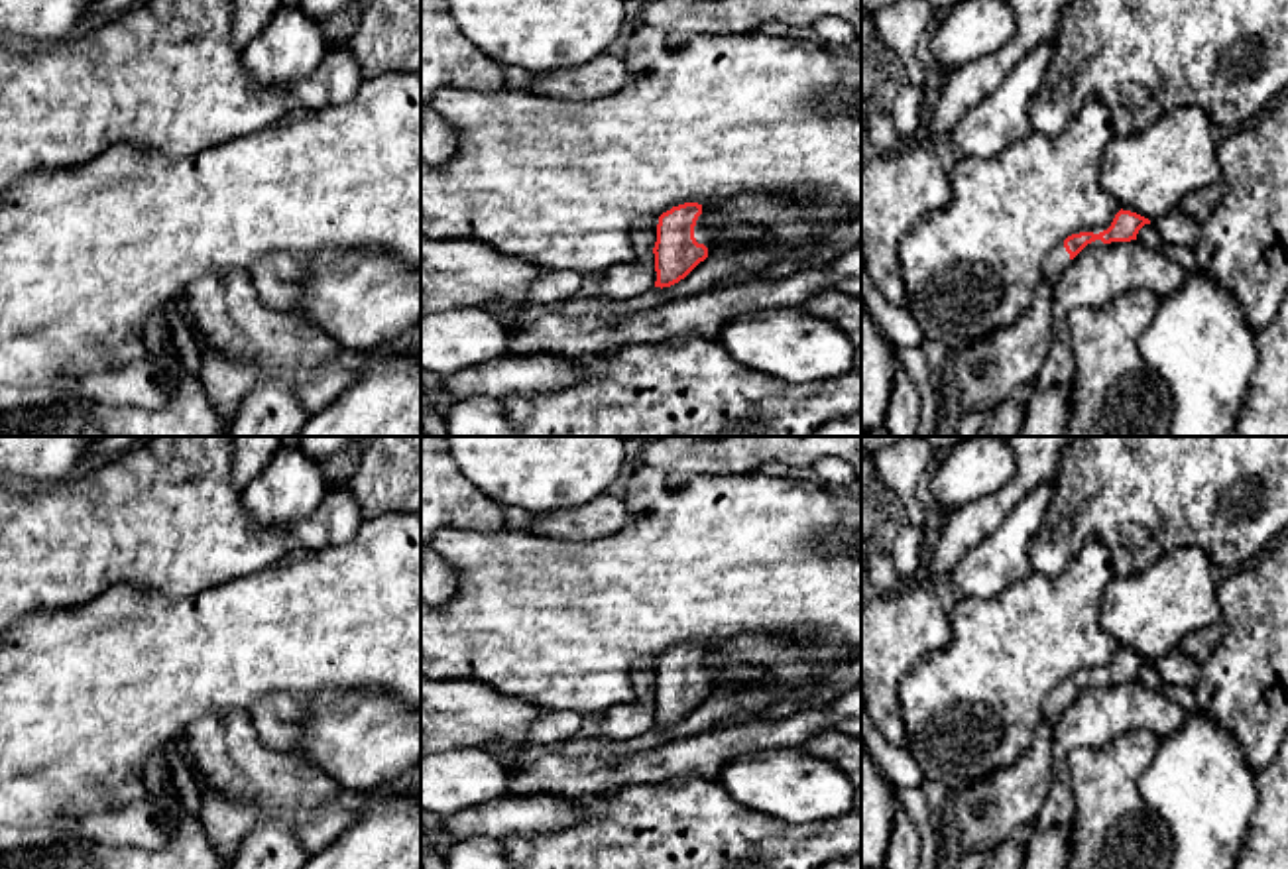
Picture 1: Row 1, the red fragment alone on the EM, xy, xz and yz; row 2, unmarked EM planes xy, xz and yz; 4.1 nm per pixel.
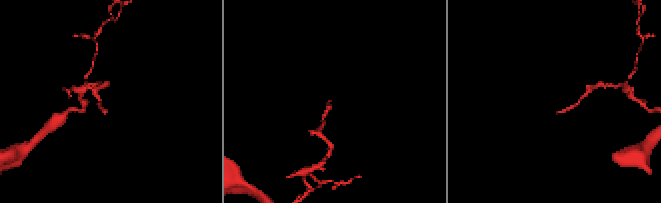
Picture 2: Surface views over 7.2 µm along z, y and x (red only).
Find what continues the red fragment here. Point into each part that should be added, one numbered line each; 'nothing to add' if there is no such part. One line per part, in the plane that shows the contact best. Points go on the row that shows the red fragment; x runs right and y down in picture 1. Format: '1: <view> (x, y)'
1: yz (1058, 258)

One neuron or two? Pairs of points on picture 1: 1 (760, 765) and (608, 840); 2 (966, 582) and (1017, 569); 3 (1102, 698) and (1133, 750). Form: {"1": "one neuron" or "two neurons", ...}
{"1": "two neurons", "2": "one neuron", "3": "two neurons"}

